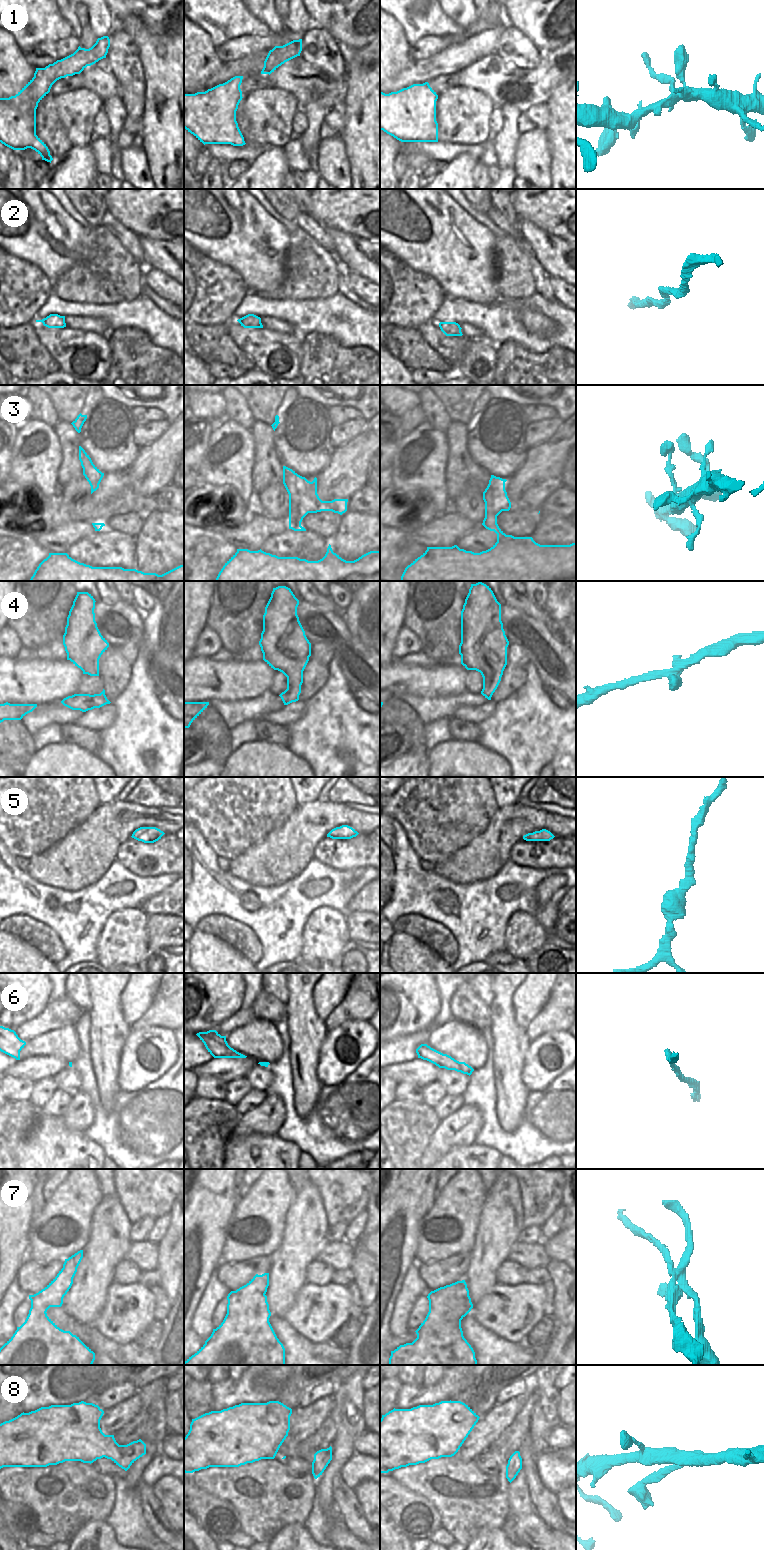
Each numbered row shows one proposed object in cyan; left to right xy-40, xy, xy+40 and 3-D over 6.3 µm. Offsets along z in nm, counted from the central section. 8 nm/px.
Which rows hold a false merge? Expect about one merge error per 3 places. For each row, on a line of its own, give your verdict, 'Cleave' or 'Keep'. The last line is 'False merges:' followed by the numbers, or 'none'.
1: Keep
2: Keep
3: Keep
4: Keep
5: Keep
6: Keep
7: Cleave
8: Keep
False merges: 7

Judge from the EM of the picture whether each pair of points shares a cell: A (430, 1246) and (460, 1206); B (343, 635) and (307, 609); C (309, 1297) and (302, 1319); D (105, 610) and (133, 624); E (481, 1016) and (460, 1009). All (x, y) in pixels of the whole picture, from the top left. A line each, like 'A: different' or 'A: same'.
A: same
B: same
C: same
D: same
E: same

